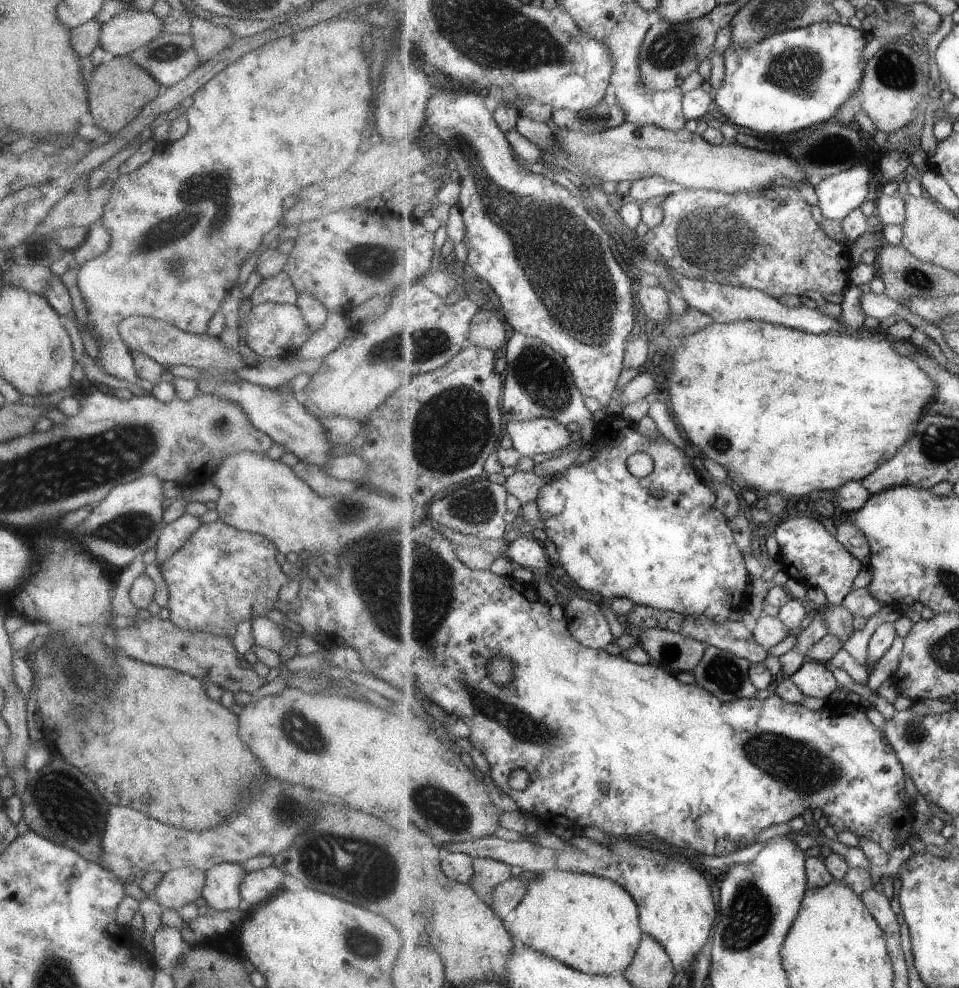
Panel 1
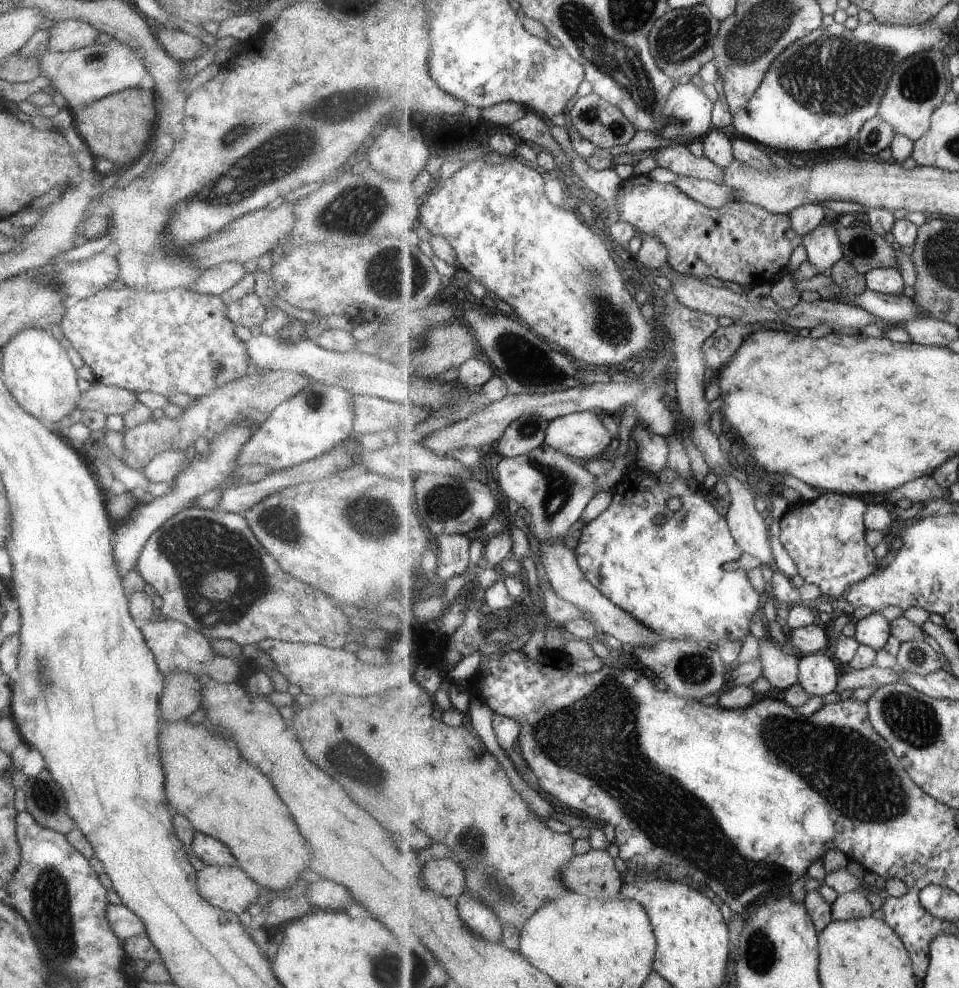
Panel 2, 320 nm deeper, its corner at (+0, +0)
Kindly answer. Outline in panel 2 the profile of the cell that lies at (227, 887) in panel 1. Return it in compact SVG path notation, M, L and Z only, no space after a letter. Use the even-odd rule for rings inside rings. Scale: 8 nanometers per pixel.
M194 832L188 851L206 865L236 865L229 849L218 840L200 832Z

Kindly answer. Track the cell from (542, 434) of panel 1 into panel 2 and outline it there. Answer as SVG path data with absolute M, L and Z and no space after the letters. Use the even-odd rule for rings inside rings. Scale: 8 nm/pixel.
M583 411L556 418L546 430L545 443L580 461L593 461L613 448L613 438L600 412Z

